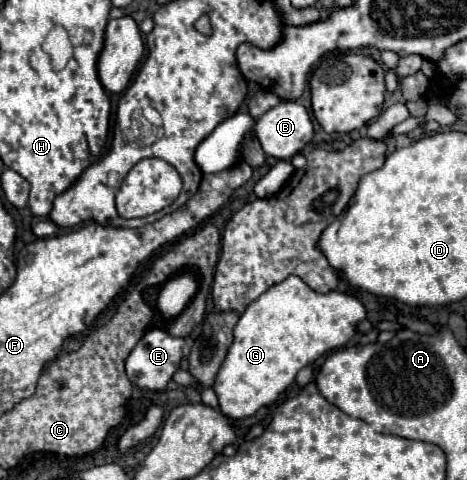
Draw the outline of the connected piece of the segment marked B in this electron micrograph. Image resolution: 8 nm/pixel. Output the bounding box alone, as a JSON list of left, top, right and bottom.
[255,100,313,160]

